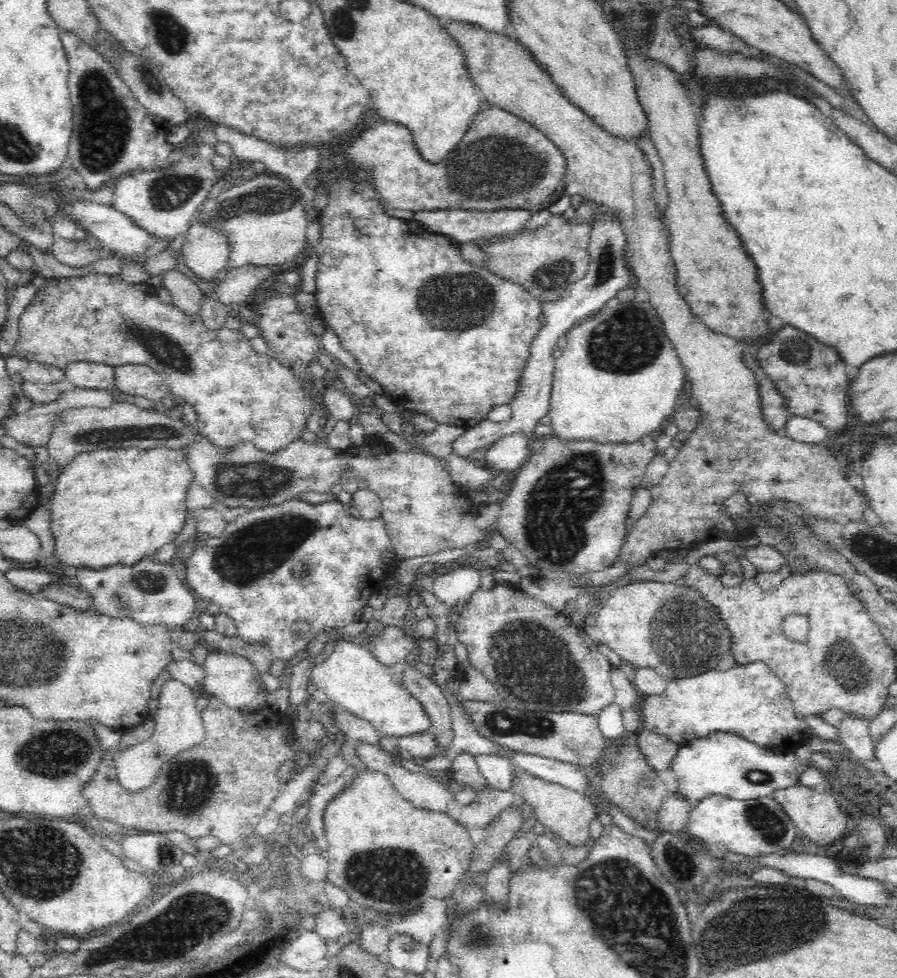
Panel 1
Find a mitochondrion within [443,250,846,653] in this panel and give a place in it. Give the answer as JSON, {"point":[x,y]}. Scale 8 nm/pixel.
{"point":[563,501]}

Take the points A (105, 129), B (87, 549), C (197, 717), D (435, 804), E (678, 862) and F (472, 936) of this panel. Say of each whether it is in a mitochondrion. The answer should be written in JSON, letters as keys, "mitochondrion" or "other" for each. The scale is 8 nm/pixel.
{"A":"mitochondrion","B":"other","C":"other","D":"other","E":"mitochondrion","F":"mitochondrion"}

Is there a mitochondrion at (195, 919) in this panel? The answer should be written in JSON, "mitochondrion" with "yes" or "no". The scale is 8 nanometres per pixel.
{"mitochondrion":"yes"}

